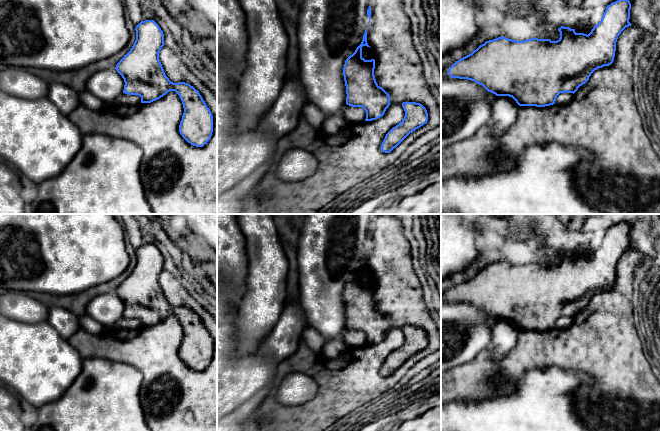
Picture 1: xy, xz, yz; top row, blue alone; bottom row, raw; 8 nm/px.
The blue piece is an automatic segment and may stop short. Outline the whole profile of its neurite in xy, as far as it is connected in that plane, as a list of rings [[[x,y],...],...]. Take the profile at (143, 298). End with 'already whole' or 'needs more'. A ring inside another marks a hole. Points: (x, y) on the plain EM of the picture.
[[[154,244],[141,245],[135,252],[136,264],[130,275],[117,287],[115,293],[124,303],[123,317],[138,319],[141,327],[151,327],[175,315],[183,328],[184,337],[179,349],[182,361],[191,369],[203,371],[211,363],[213,357],[213,340],[199,315],[185,306],[173,307],[166,300],[159,284],[159,277],[164,270],[164,258]]]; already whole

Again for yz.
[[[619,223],[611,227],[607,230],[601,245],[593,251],[588,259],[576,257],[575,253],[561,250],[558,252],[560,262],[557,265],[538,262],[515,265],[503,260],[486,265],[471,278],[459,283],[449,291],[448,298],[451,302],[474,305],[496,320],[512,321],[519,330],[545,331],[553,329],[560,317],[574,318],[580,310],[589,304],[595,294],[613,287],[618,260],[626,251],[632,249],[629,246],[630,233],[631,227],[627,223]]]; already whole

